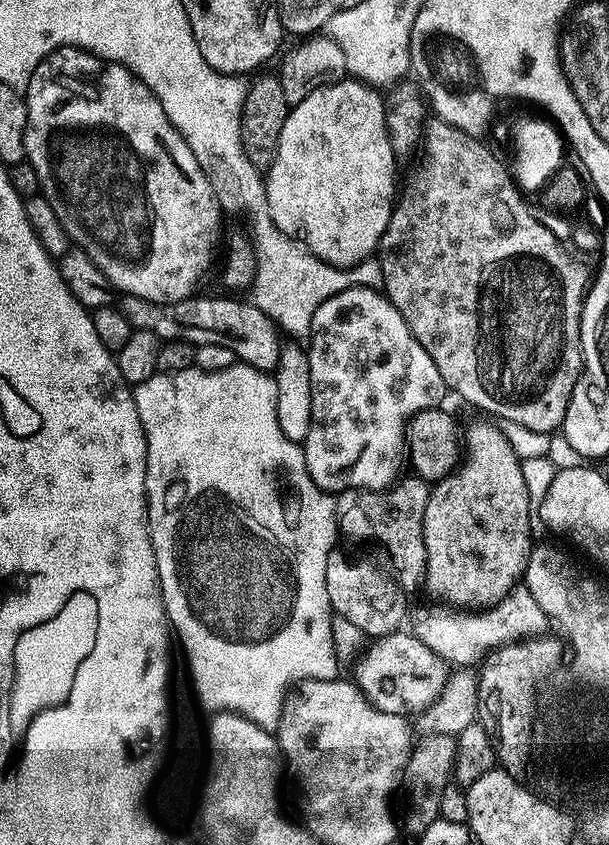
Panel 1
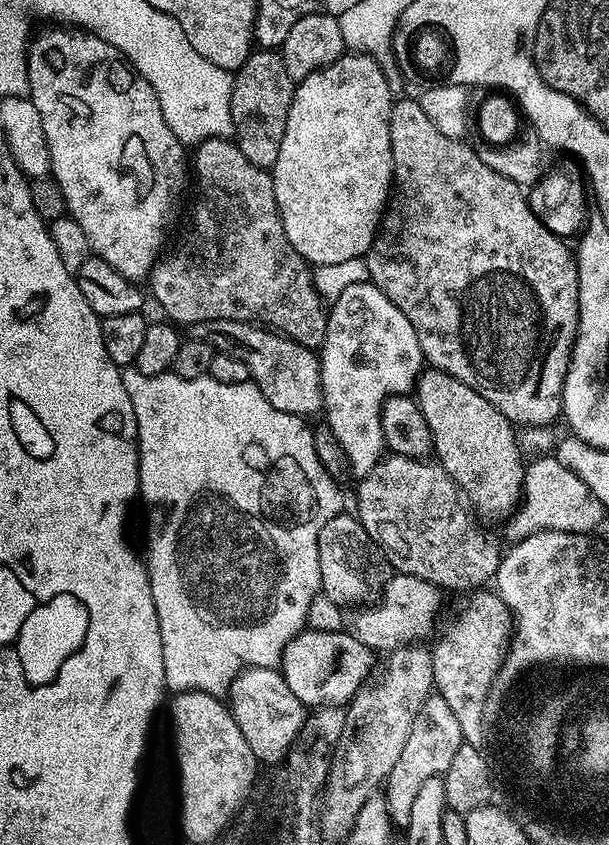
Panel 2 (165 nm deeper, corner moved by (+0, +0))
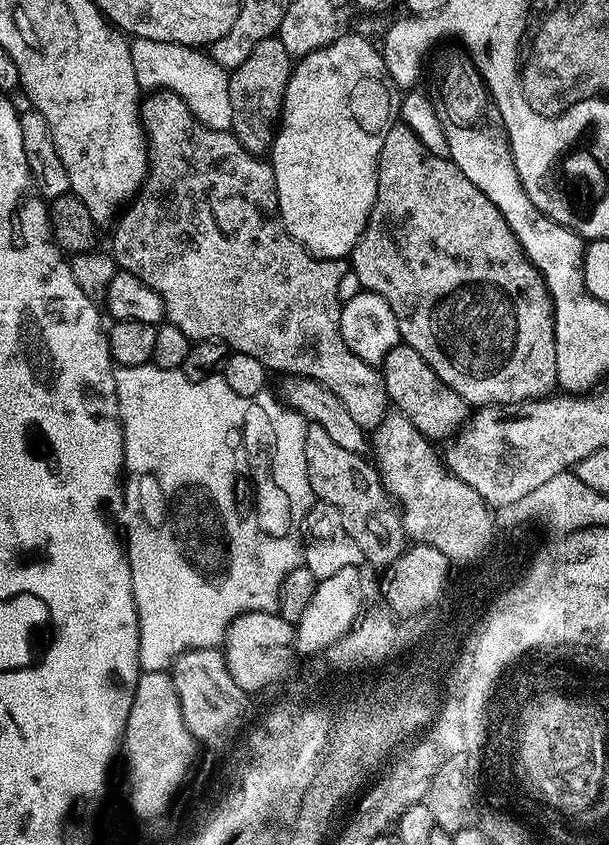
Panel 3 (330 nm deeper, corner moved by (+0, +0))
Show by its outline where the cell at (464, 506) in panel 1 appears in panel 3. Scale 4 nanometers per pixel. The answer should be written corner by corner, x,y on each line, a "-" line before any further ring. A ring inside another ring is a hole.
403,342
394,346
390,354
386,354
382,365
388,399
394,405
395,411
399,415
410,418
410,422
420,433
427,436
433,442
439,440
451,441
453,437
464,427
470,416
470,405
459,396
414,350
410,345

